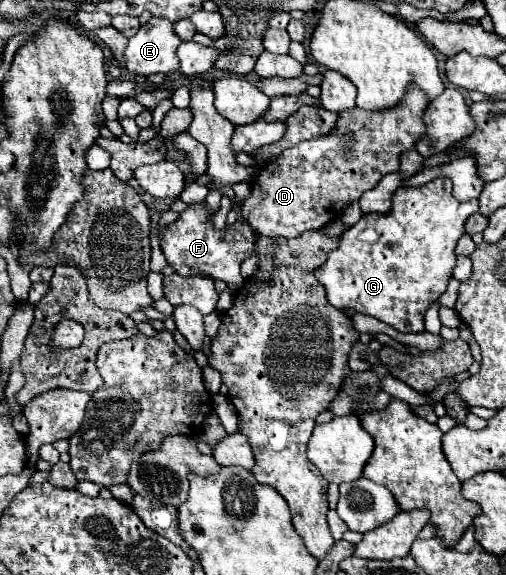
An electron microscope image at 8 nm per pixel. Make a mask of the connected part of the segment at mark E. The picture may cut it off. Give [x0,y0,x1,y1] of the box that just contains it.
[125,18,181,74]

